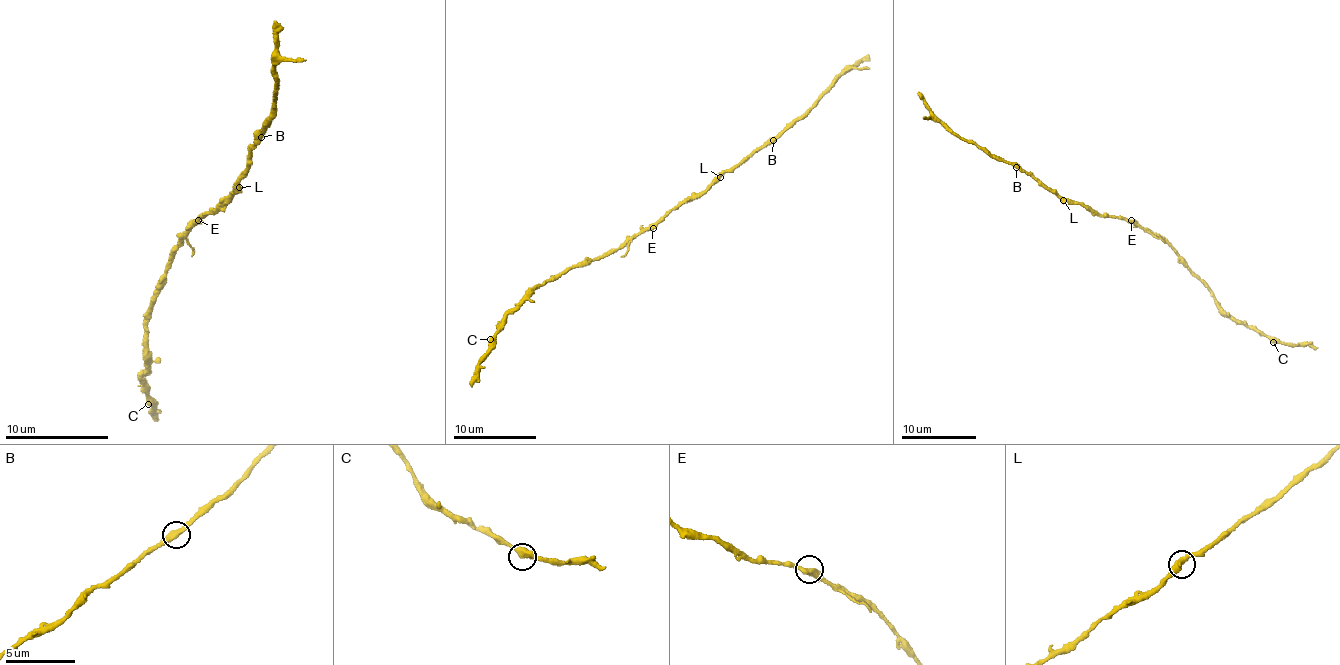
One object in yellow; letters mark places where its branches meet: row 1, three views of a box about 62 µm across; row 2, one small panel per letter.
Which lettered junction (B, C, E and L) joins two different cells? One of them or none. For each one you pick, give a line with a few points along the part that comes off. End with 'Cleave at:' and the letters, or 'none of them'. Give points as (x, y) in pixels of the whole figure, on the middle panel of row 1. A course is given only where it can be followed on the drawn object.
Cleave at: none of them

